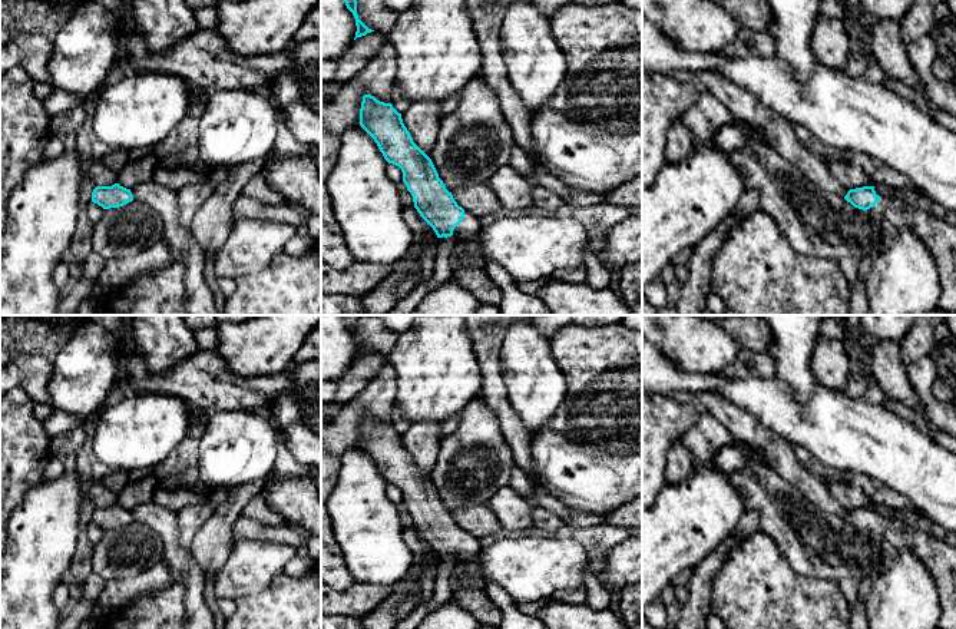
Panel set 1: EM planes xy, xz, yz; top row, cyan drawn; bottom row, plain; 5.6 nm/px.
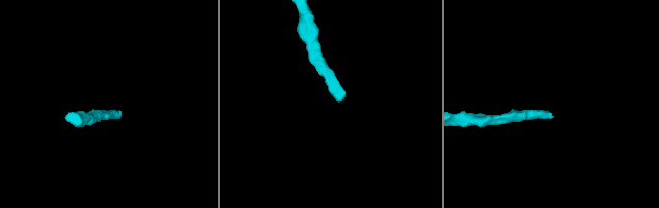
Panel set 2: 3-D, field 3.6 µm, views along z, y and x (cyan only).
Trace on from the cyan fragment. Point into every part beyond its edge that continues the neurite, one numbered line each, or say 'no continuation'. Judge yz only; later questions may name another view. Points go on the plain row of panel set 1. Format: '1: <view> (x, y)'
1: yz (939, 558)

